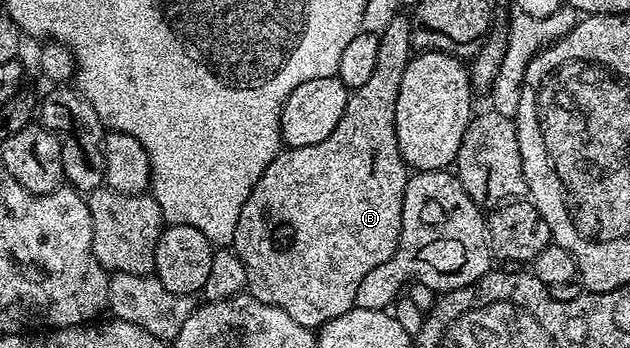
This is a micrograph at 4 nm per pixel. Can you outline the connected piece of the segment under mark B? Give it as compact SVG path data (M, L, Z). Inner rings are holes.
M393 17L385 25L385 30L380 30L379 36L379 59L375 59L375 71L371 71L371 79L363 83L363 87L352 90L349 94L349 102L343 111L343 119L339 119L339 127L323 139L323 143L311 143L311 147L299 147L291 149L282 148L269 166L263 171L263 175L253 185L251 195L247 195L247 203L243 203L243 211L239 211L239 223L235 223L231 249L242 261L246 269L245 289L249 296L259 299L259 303L267 303L271 307L279 307L295 323L299 323L304 329L316 331L322 325L351 311L357 304L359 295L359 283L367 279L370 271L375 271L379 263L387 263L387 259L393 257L397 250L397 241L401 237L401 216L403 215L403 191L407 180L407 166L401 152L399 143L395 135L395 103L399 99L399 87L403 83L403 71L409 66L411 60L411 46L409 44L409 17Z

